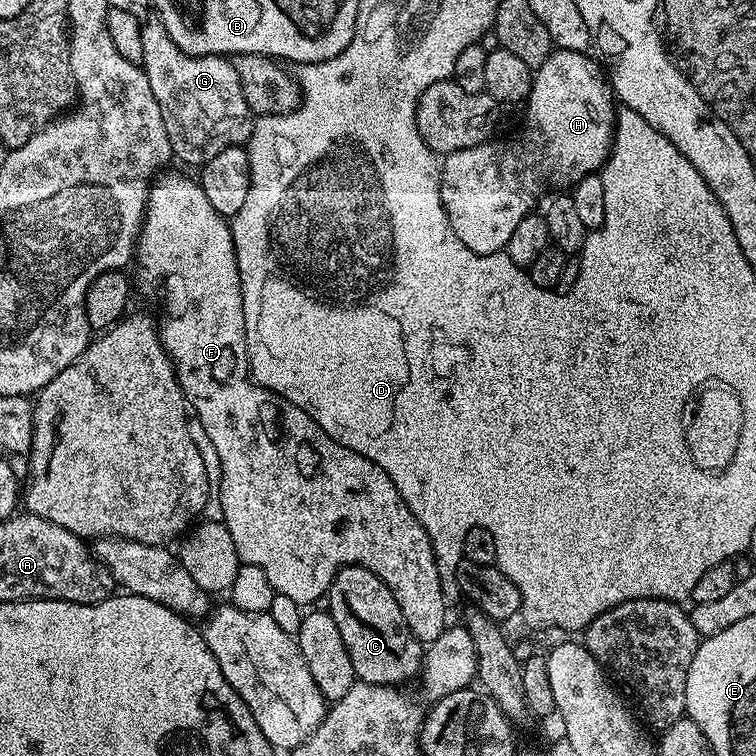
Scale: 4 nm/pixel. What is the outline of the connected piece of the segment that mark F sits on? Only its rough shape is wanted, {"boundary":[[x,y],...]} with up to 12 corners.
{"boundary":[[148,189],[135,268],[237,558],[307,606],[446,586],[392,479],[253,381],[229,221]]}

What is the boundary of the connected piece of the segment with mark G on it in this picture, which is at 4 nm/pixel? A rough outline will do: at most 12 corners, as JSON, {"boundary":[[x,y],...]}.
{"boundary":[[159,16],[142,67],[173,157],[203,166],[247,145],[231,59],[186,54]]}

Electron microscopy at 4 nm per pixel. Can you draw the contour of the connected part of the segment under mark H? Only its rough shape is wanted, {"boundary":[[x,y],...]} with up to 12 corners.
{"boundary":[[554,50],[528,144],[443,157],[440,201],[474,254],[503,253],[555,184],[612,153],[618,104],[588,52]]}

